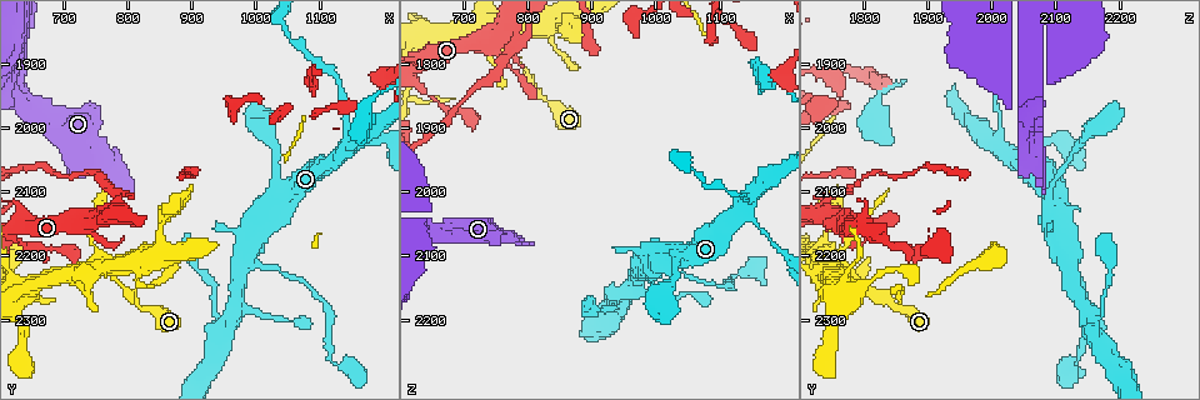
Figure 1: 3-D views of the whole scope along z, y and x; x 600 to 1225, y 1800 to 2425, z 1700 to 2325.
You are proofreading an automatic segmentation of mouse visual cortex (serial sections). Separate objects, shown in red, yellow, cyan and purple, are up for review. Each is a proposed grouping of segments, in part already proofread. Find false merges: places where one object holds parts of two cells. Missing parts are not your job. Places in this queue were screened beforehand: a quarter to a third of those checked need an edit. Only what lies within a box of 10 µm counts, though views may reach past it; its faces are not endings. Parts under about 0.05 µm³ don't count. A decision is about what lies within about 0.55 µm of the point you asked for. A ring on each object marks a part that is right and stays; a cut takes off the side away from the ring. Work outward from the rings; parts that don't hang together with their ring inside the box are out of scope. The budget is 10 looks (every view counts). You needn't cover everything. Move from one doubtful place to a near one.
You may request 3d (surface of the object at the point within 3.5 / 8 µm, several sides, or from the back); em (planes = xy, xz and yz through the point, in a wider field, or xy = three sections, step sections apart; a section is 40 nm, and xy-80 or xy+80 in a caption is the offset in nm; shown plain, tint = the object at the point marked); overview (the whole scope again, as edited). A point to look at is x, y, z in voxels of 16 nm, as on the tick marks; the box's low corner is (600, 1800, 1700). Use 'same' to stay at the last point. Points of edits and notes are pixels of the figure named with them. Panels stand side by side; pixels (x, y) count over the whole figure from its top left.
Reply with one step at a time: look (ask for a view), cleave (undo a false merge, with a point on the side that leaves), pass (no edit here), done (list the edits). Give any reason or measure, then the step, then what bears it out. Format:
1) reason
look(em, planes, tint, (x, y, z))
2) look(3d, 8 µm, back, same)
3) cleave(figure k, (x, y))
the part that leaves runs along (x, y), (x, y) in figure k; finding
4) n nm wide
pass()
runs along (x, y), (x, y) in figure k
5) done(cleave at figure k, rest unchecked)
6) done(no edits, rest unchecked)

narrows sharply
look(3d, 3.5 µm, (1035, 2220, 2125))

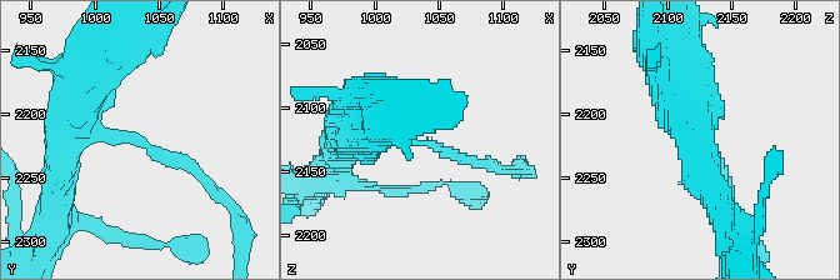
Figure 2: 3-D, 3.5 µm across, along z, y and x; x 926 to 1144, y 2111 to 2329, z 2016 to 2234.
arms of 150, 400 nm; shape alone is not enough
look(em, xy, step 2, tint, (1040, 2222, 2126))

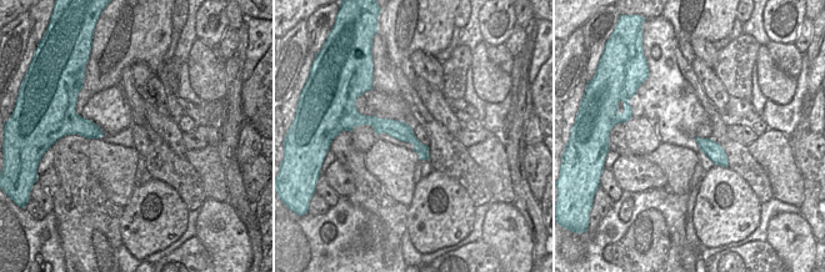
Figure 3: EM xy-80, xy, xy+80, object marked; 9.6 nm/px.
another direction
look(em, xy, step 1, tint, same)

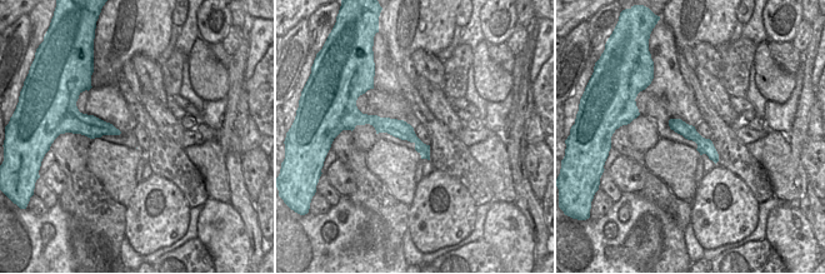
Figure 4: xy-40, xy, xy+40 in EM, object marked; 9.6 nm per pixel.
pass()
runs along (364, 118), (404, 130), (426, 155) in figure 4; one cell here

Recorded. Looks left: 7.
thin neck
look(3d, 8 µm, (835, 2245, 1755))

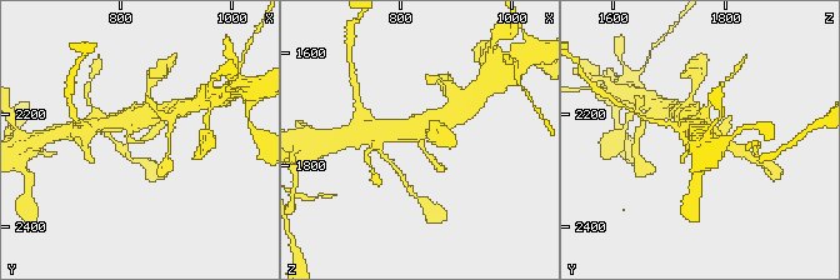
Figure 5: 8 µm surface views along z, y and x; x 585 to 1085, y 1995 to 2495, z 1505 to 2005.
look(em, xy, step 3, tint, same)

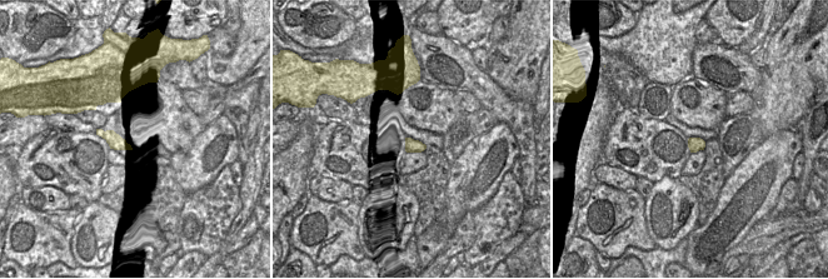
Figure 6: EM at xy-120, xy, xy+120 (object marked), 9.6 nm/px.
pass()
runs along (413, 128), (436, 165) in figure 5; continuous, no second cell

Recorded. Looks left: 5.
two arms in line, one across
look(3d, 3.5 µm, back, (780, 2110, 1750))

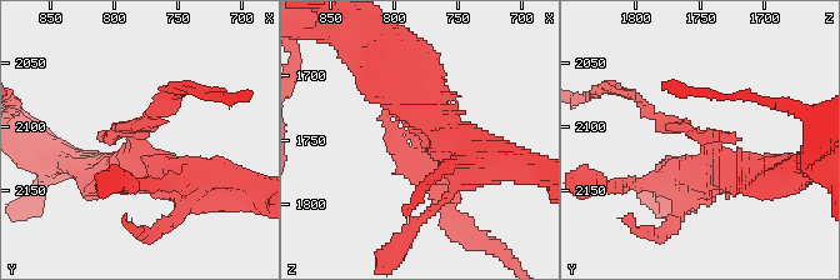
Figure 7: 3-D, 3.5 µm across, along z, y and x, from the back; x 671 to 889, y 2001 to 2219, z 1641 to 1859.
look(em, xy, step 2, plain, (780, 2106, 1754))

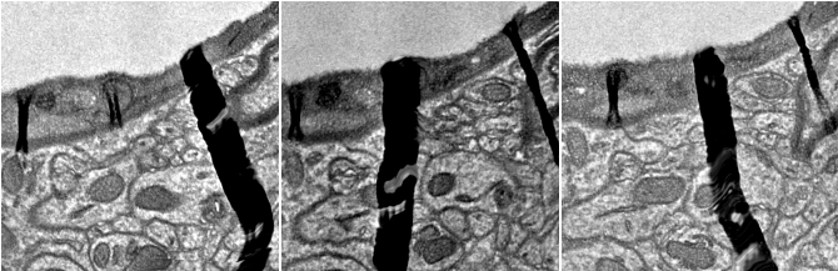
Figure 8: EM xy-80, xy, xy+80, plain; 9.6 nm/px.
look(em, xy, step 2, tint, same)

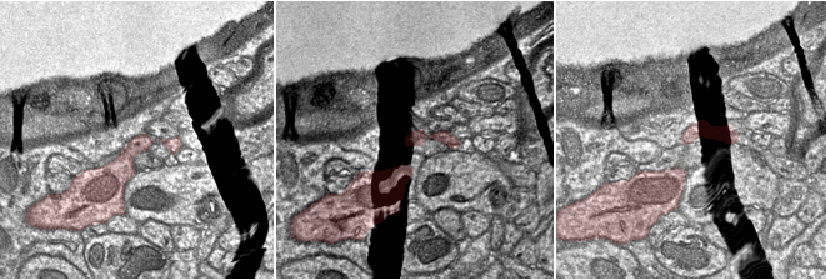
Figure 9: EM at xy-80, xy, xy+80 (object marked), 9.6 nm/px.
cleave(figure 7, (648, 110))
the part that leaves runs along (685, 125), (621, 90), (595, 94) in figure 7; two cells meet here

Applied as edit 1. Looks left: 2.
done(cleave at figure 7, rest unchecked)

